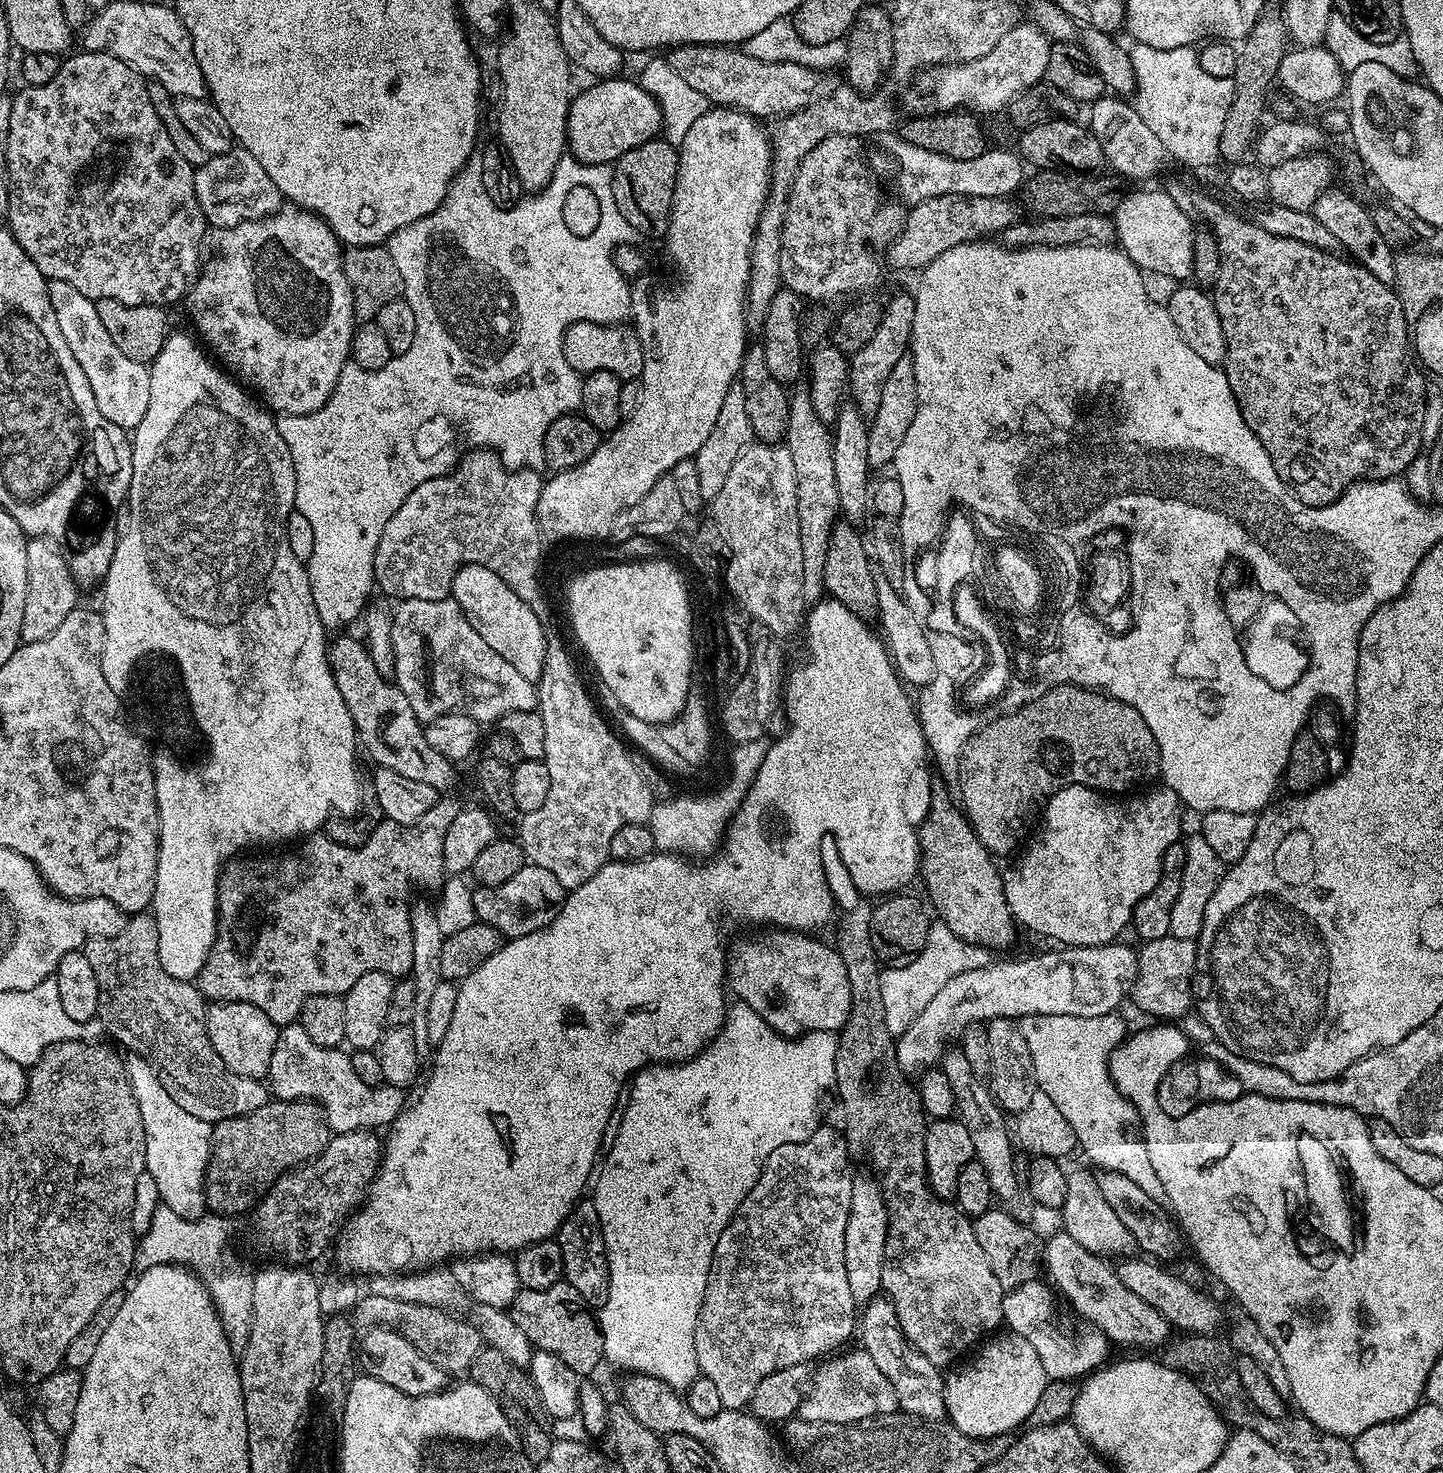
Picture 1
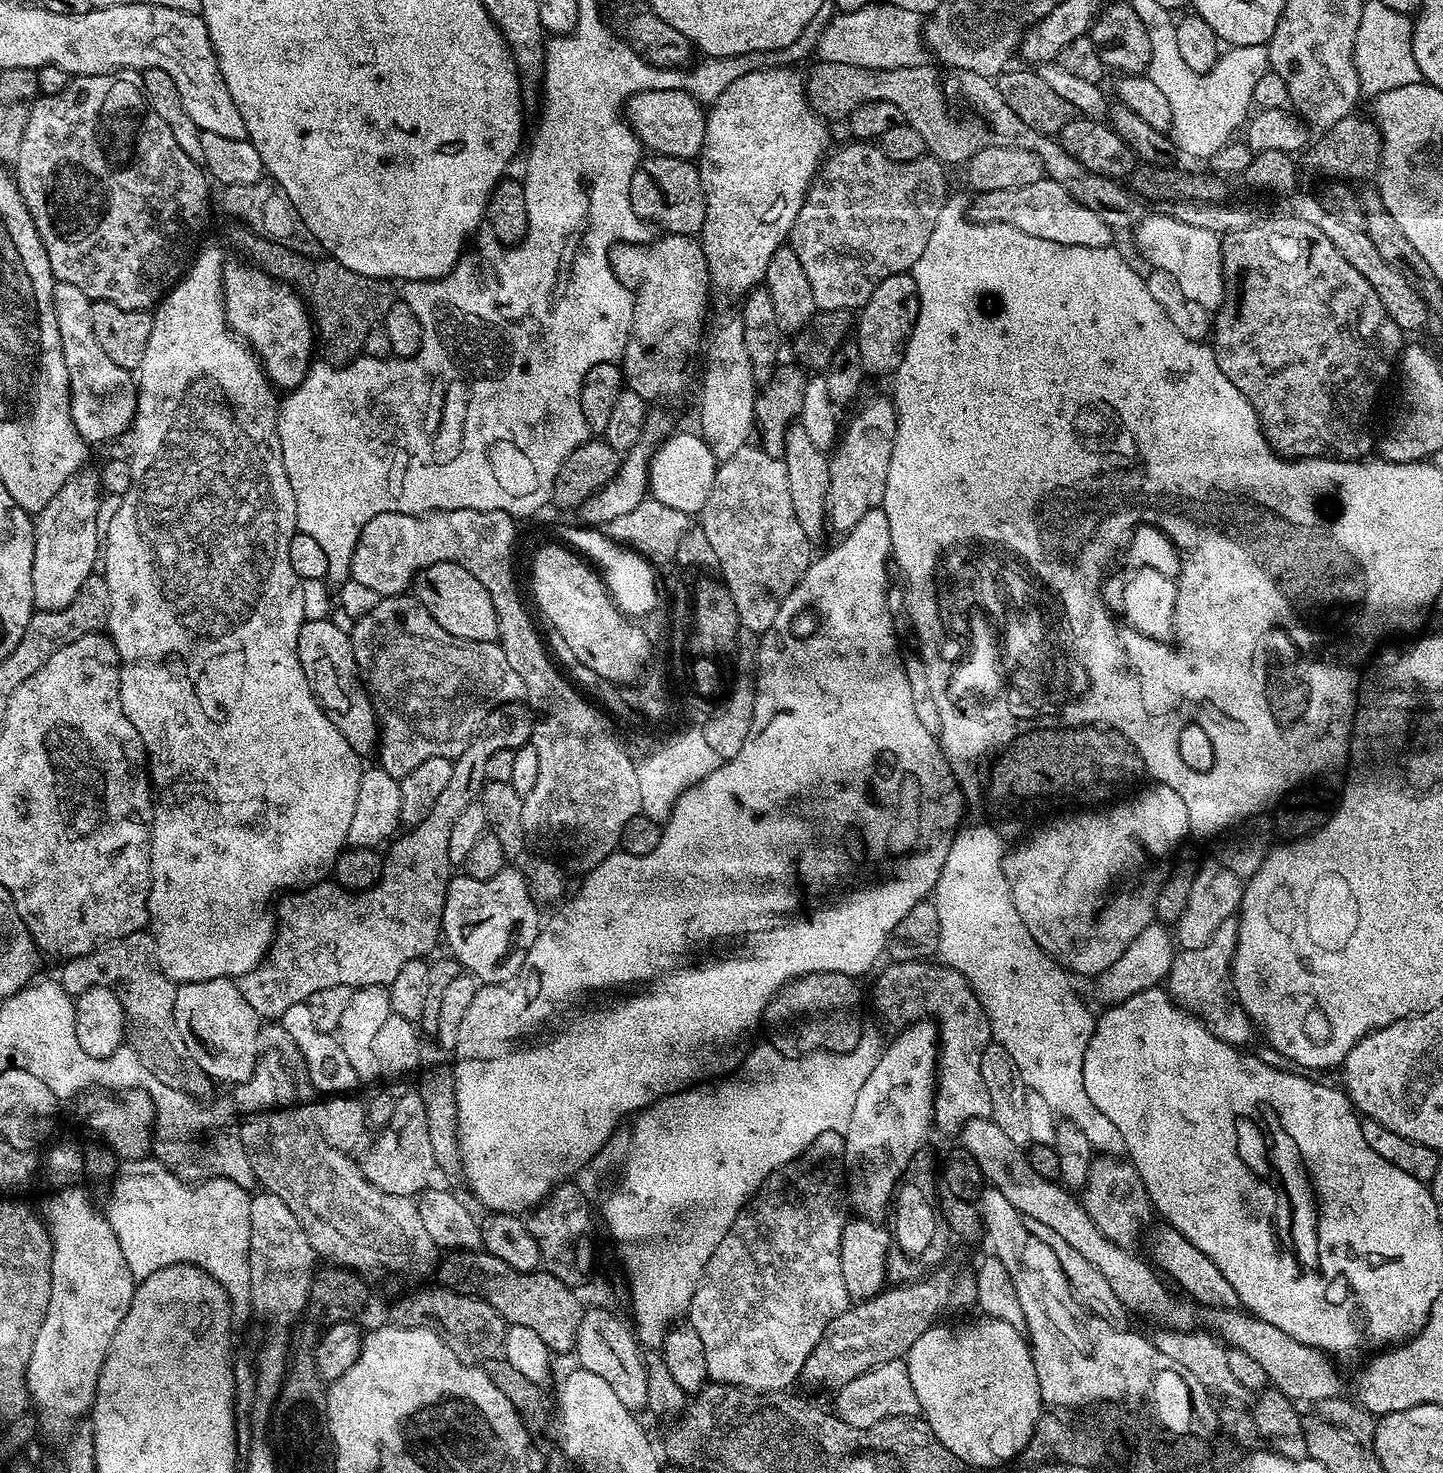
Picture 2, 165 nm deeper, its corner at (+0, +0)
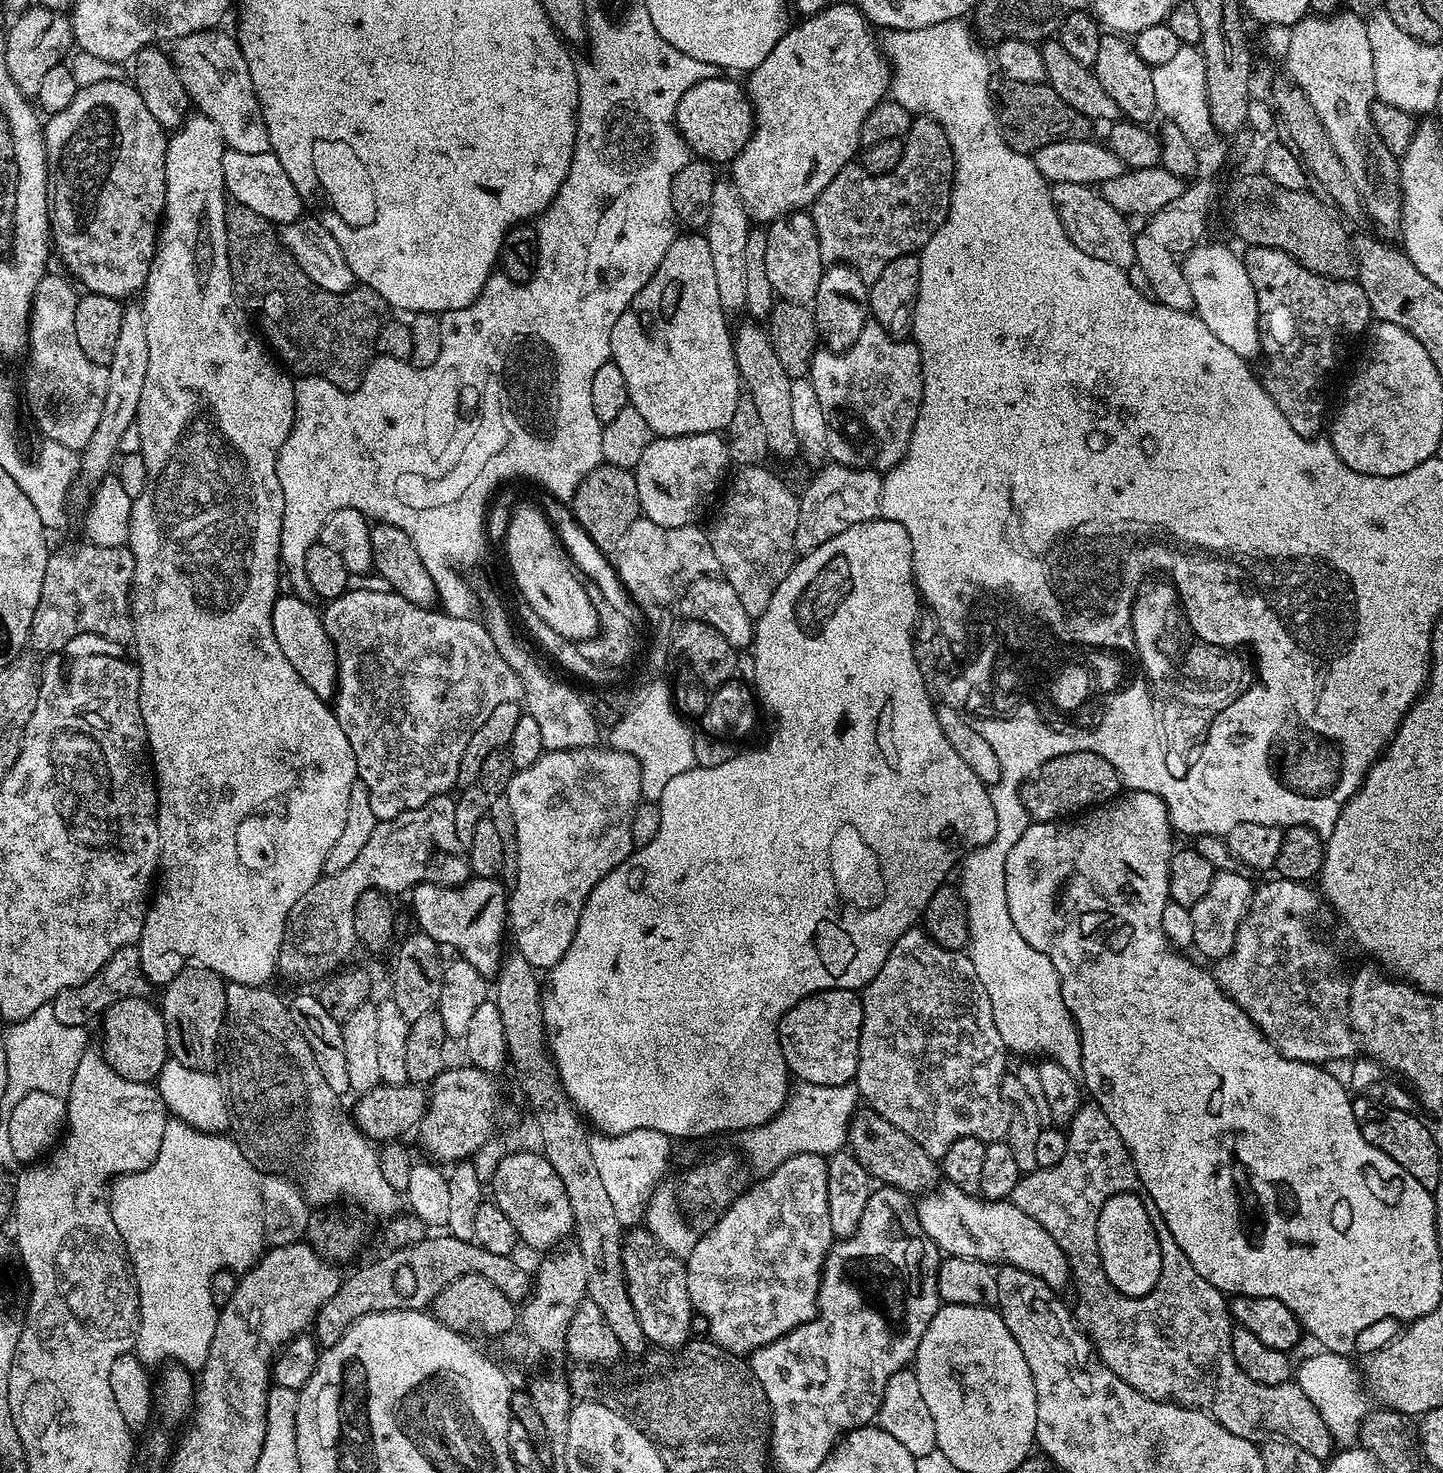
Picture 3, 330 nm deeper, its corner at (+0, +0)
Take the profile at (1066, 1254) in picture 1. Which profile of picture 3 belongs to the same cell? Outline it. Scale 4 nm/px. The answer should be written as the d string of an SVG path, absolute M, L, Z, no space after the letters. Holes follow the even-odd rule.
M944 1182L927 1194L921 1195L919 1200L914 1211L920 1228L945 1257L966 1256L969 1260L982 1260L993 1266L1001 1262L1013 1264L1023 1272L1040 1276L1042 1282L1046 1282L1051 1288L1063 1290L1064 1287L1069 1287L1068 1259L1062 1246L1058 1246L1058 1242L1054 1242L1054 1238L1050 1238L1050 1234L1034 1217L1026 1214L1026 1210L1018 1210L1018 1206L1014 1206L1011 1199L990 1201L979 1195L967 1196L962 1190L958 1190L958 1186Z

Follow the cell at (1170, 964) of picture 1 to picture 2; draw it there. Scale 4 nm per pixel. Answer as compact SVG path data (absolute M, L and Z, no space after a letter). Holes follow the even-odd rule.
M1230 919L1222 922L1222 926L1218 926L1214 938L1210 938L1210 942L1206 942L1206 946L1202 946L1198 950L1183 950L1176 955L1168 971L1166 991L1175 1000L1179 1008L1202 1021L1210 1030L1210 1034L1214 1034L1219 1040L1227 1044L1248 1046L1252 1040L1252 1032L1254 1036L1254 1025L1249 1016L1244 1013L1244 1007L1236 1001L1232 990L1232 955L1235 949L1236 920Z

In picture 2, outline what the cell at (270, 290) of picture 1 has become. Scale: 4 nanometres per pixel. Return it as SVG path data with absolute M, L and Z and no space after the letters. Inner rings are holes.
M251 262L224 265L224 317L229 329L256 354L277 389L296 388L313 363L314 320L307 303L289 285Z

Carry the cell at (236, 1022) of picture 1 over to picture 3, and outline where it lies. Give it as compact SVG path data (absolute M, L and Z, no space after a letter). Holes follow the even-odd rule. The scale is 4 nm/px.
M183 968L169 984L163 985L164 1001L159 1001L158 1007L166 1022L168 1051L180 1068L206 1072L217 1063L226 1014L225 983L208 968Z

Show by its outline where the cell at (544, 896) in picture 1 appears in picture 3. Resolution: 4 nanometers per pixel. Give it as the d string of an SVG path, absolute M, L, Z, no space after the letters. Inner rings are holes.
M472 878L468 883L461 884L459 888L444 888L441 884L429 884L427 882L421 882L411 889L412 892L412 912L416 915L416 928L421 933L424 933L430 937L430 939L436 940L440 946L449 944L450 947L456 951L459 959L470 962L470 966L474 966L474 970L478 970L478 974L492 978L496 973L500 971L500 962L506 955L506 947L504 948L504 934L506 938L506 929L509 927L509 912L508 912L508 899L509 893L506 891L504 884L496 878Z

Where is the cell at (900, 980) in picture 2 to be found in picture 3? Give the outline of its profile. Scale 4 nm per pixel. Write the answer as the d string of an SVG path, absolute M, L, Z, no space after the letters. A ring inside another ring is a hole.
M917 926L906 930L898 942L890 950L886 962L882 962L882 970L874 974L874 978L862 989L862 999L864 1001L864 1017L862 1018L862 1030L860 1031L860 1041L858 1042L858 1070L854 1081L859 1099L868 1103L867 1107L873 1112L877 1112L890 1126L898 1126L902 1134L910 1134L918 1146L926 1150L926 1154L942 1158L946 1150L958 1138L978 1138L985 1142L993 1140L1004 1140L1007 1134L1007 1118L1004 1113L1002 1098L999 1094L1000 1083L1002 1082L1010 1053L1002 1042L1002 1034L998 1034L998 1026L994 1026L994 1010L990 1006L990 994L986 994L986 986L982 986L982 981L974 971L974 962L963 951L955 952L949 948L938 946L928 937L928 933L923 927Z

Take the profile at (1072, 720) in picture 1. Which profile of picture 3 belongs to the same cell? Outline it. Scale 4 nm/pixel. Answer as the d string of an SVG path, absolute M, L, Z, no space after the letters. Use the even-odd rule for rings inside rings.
M1075 752L1062 754L1043 764L1034 779L1020 789L1020 797L1029 817L1033 821L1043 822L1068 818L1097 806L1107 805L1121 795L1121 792L1120 776L1114 766L1106 762L1106 758L1089 752Z

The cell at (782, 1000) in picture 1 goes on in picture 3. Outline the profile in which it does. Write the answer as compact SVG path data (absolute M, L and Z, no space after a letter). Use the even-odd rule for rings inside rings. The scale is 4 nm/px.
M831 988L798 1002L780 1020L778 1039L789 1073L801 1084L842 1086L856 1079L858 1042L864 1017L864 1001L859 991Z

